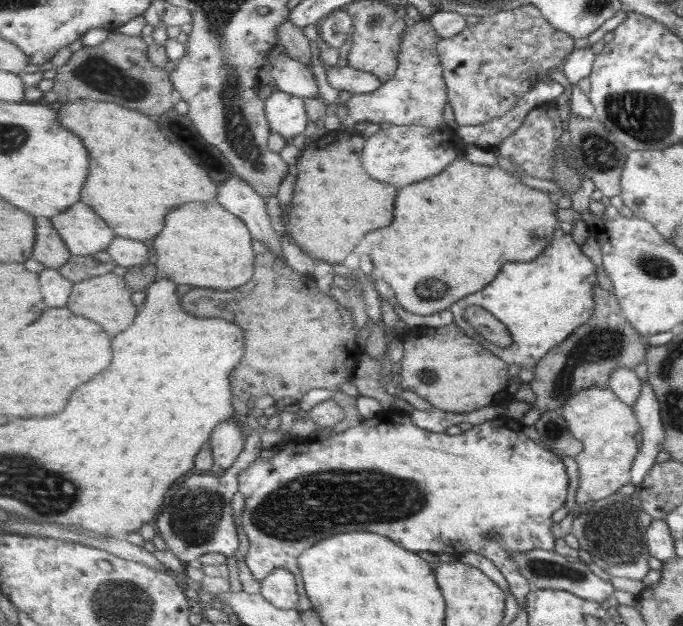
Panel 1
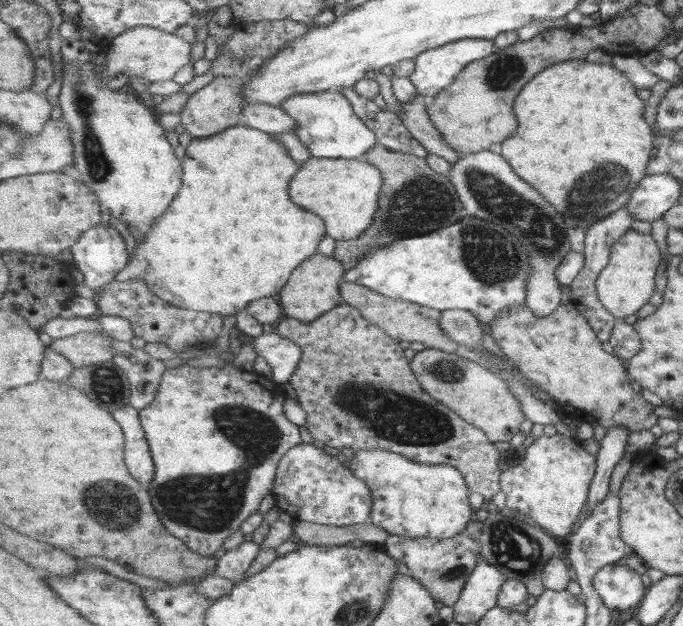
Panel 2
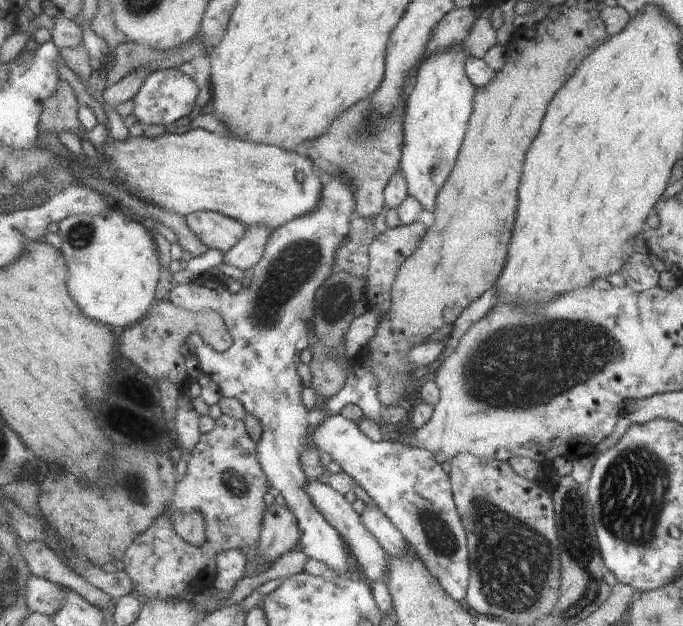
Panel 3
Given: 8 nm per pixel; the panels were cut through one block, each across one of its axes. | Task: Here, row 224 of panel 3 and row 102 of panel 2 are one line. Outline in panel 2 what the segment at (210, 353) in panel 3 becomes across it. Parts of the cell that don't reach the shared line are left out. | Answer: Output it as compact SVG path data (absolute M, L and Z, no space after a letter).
M340 90L297 93L282 107L296 120L296 136L310 155L319 159L359 159L379 143L376 132L354 111L352 101Z

